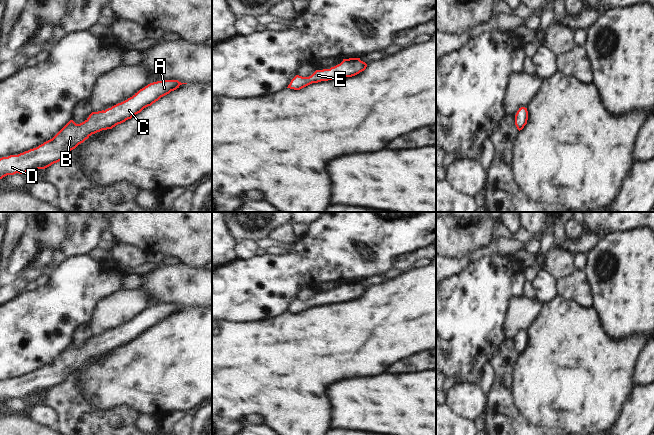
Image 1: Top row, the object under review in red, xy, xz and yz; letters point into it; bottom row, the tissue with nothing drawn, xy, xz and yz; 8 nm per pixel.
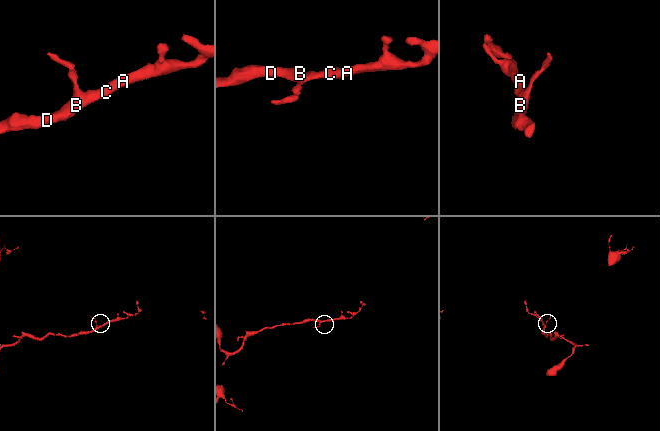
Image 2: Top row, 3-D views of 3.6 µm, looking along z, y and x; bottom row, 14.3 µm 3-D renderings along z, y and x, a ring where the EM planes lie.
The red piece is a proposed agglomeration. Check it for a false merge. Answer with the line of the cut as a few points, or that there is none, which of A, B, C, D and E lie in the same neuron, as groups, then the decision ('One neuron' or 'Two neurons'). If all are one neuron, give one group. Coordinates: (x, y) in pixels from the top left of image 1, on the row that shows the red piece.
No split. Groups: A B C D E. One neuron.

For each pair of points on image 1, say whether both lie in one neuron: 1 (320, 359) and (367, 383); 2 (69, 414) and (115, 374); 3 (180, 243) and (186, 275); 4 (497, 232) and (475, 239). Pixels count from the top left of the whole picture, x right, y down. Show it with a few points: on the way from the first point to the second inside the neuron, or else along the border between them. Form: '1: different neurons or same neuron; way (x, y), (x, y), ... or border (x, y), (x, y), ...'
1: different neurons; border (378, 374), (350, 377), (338, 380), (333, 384)
2: different neurons; border (82, 375), (81, 387), (85, 397), (107, 411)
3: different neurons; border (182, 262), (201, 268)
4: different neurons; border (493, 222), (487, 244)

